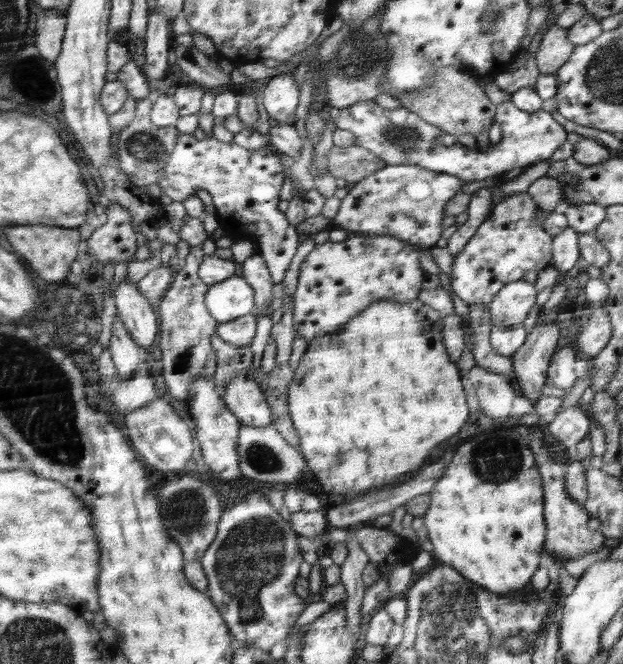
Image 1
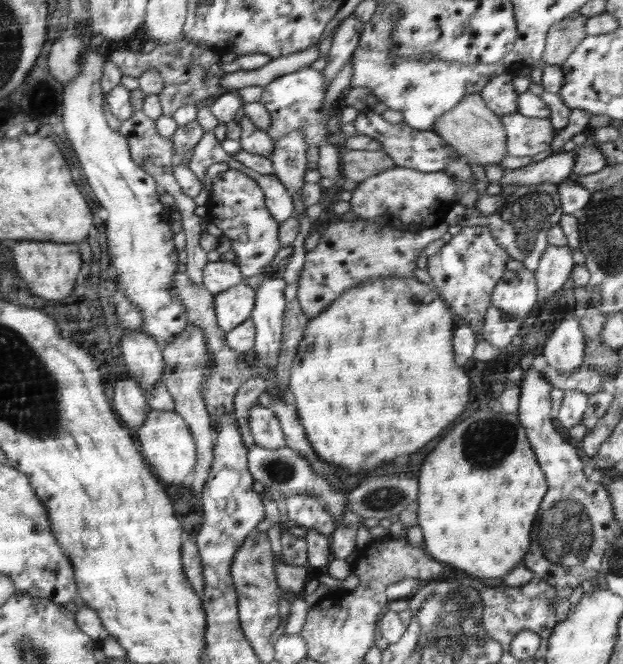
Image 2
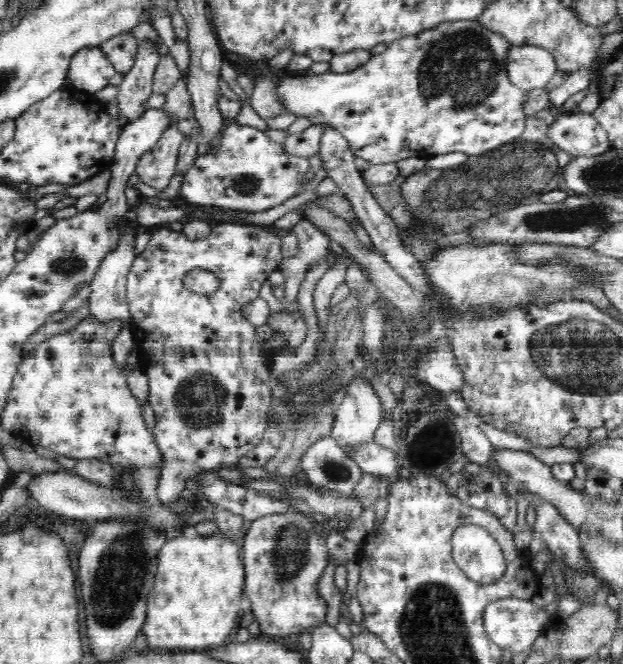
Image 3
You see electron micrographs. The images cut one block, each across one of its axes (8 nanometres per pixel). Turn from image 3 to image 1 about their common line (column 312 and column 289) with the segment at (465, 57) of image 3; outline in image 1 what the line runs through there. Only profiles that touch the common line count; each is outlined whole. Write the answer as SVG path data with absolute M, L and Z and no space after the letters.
M291 74L270 78L264 88L263 104L266 112L280 123L295 122L299 100L301 100L301 88Z

